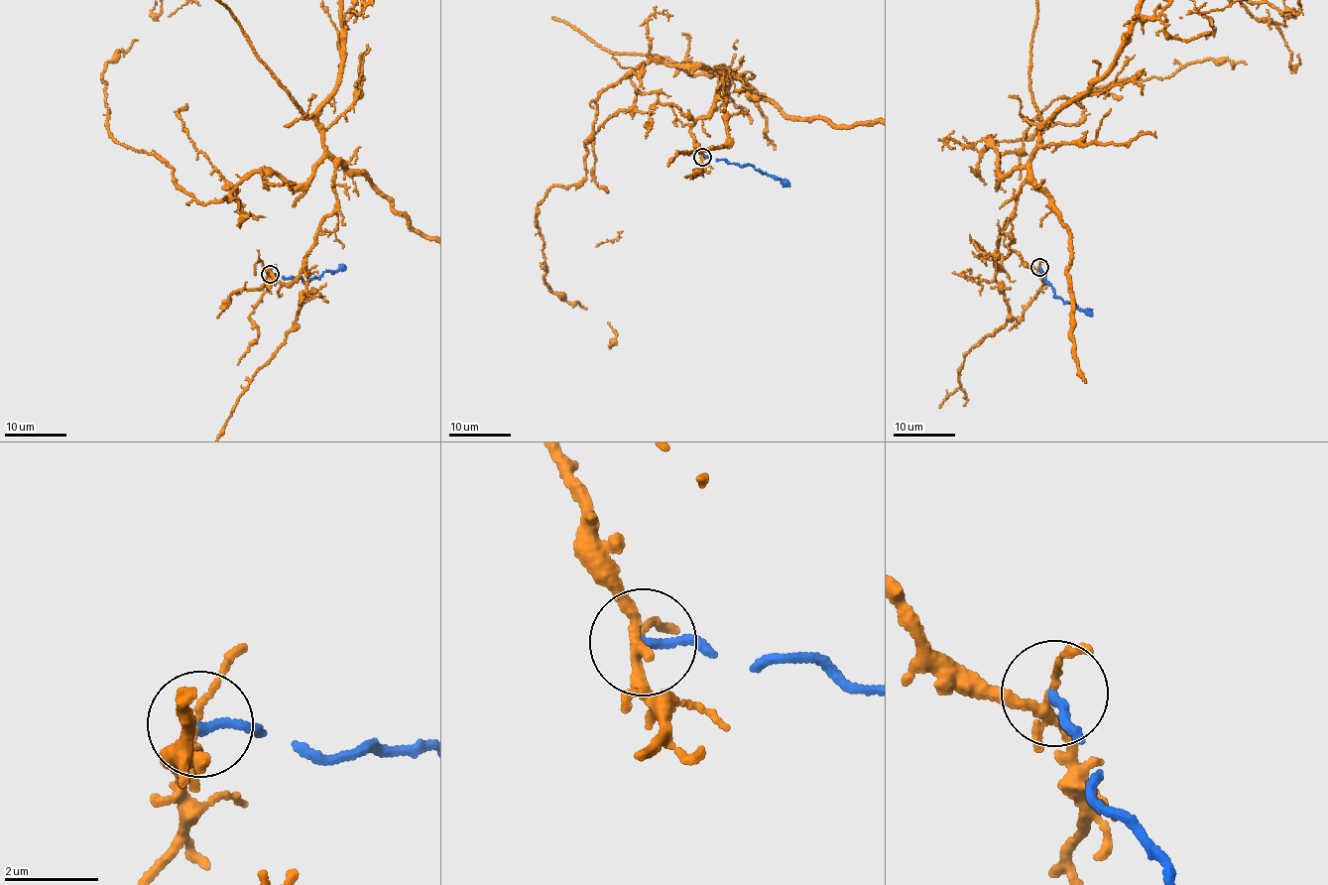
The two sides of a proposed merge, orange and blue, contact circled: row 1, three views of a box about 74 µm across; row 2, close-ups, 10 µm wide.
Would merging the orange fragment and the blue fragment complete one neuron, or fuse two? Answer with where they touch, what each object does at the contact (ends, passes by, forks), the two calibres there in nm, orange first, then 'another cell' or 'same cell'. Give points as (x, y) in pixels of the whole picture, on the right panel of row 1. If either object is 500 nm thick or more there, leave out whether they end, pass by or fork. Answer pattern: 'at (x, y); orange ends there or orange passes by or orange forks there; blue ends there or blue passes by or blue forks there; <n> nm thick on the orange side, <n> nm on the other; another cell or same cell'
at (1039, 267); orange forks there; blue ends there; 140 nm thick on the orange side, 190 nm on the other; another cell

